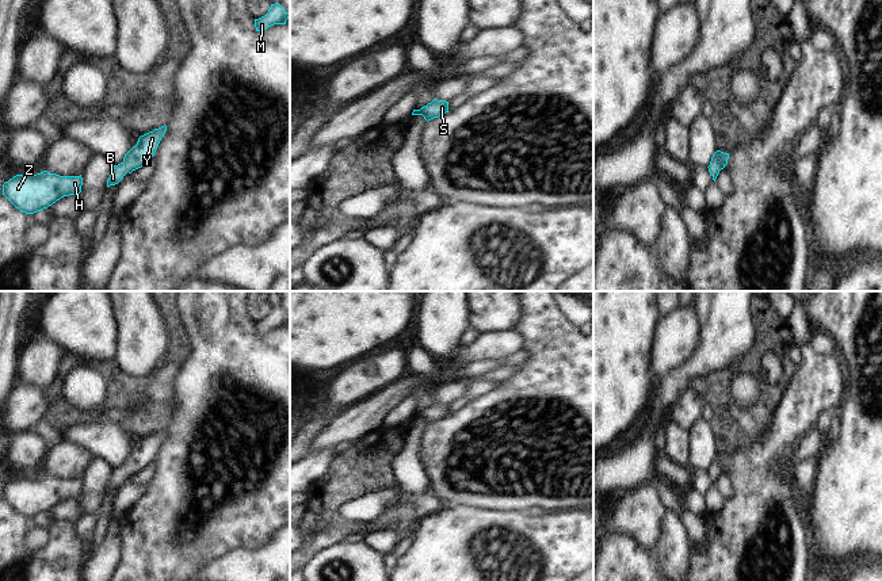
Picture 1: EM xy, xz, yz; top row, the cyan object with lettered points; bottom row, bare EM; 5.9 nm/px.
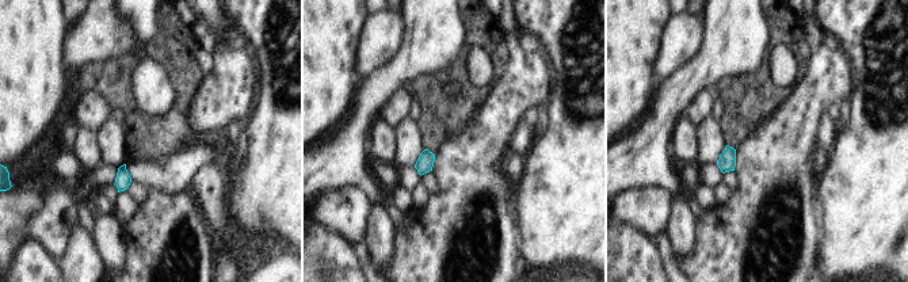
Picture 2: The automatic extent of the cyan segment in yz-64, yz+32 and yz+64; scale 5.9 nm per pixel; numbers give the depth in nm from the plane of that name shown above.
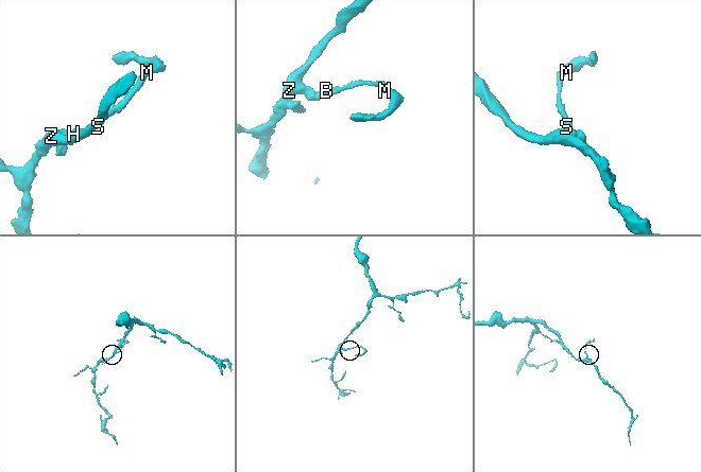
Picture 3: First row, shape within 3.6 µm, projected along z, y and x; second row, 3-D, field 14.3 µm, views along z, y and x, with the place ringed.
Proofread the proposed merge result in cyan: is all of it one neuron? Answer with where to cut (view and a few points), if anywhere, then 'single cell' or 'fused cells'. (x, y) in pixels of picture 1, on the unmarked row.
no cut | single cell

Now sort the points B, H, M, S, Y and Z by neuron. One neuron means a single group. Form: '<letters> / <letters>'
B H M S Y Z

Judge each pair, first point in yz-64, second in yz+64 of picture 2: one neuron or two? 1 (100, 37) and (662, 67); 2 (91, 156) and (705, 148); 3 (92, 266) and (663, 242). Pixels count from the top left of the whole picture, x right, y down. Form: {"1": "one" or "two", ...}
{"1": "one", "2": "two", "3": "two"}

